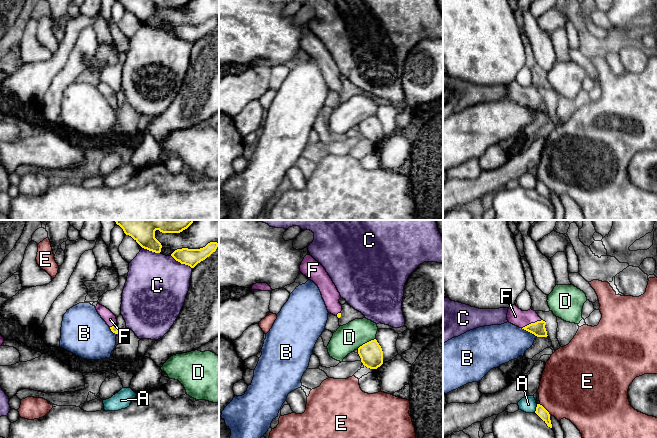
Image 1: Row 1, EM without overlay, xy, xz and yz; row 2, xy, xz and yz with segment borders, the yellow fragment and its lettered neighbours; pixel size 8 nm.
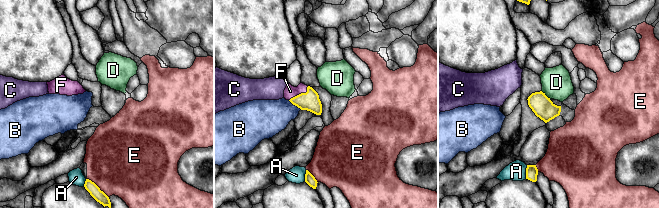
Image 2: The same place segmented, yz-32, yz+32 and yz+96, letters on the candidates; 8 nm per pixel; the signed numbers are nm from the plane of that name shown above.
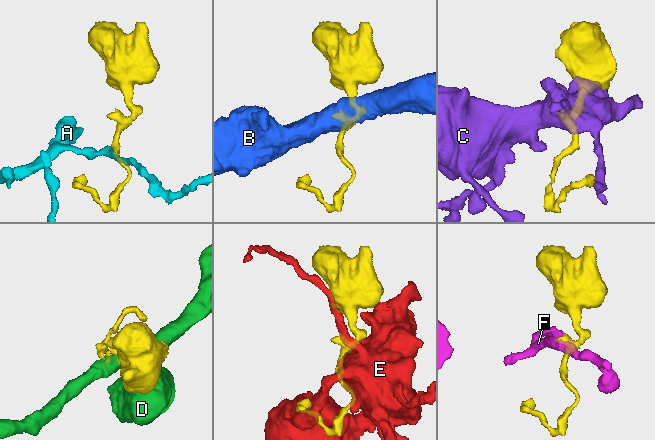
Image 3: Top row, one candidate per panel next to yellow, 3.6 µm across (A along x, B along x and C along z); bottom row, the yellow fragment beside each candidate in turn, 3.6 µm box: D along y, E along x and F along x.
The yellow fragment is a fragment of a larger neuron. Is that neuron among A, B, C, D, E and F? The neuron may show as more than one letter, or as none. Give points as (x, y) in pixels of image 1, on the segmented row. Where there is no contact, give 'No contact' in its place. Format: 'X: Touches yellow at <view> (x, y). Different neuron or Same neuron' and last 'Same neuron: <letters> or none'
A: Touches yellow at yz (536, 408). Different neuron
B: Touches yellow at yz (529, 331). Different neuron
C: Touches yellow at xy (181, 263). Different neuron
D: Touches yellow at xz (367, 342). Different neuron
E: Touches yellow at yz (545, 409). Different neuron
F: Touches yellow at yz (531, 323). Same neuron
Same neuron: F

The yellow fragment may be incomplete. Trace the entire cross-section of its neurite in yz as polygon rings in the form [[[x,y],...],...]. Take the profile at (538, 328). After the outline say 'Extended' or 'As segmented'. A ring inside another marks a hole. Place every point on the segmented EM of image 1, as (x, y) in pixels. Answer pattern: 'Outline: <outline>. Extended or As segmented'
Outline: [[[512,305],[508,309],[507,320],[509,323],[530,332],[537,337],[548,336],[545,328],[546,322],[532,309],[522,311],[516,305]]]. Extended

